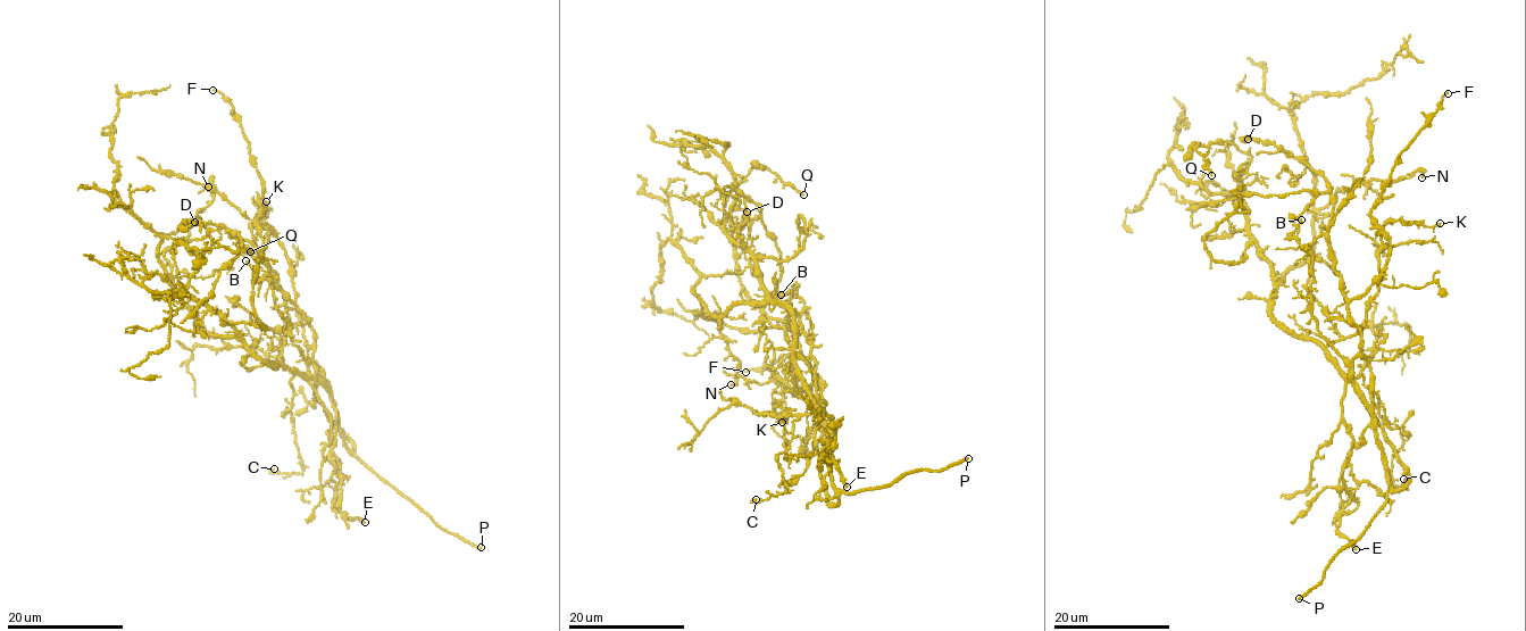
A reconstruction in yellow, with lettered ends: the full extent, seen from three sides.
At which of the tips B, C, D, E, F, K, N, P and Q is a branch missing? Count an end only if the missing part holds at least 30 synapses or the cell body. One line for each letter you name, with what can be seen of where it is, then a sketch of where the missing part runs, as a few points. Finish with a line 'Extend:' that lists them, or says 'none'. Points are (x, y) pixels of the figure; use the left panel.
P: at (481, 547); missing branch runs (481, 547), (519, 586), (547, 594), (547, 602), (557, 609), (556, 619)
Extend: P

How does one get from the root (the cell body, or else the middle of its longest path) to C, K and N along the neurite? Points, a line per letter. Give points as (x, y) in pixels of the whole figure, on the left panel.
C: (275, 368), (280, 362), (306, 373), (290, 381), (292, 406), (284, 412), (292, 414), (302, 471), (274, 468)
K: (275, 368), (282, 363), (290, 321), (277, 276), (260, 259), (252, 233), (268, 209), (266, 201)
N: (275, 368), (236, 337), (209, 334), (174, 282), (165, 252), (213, 199), (211, 179), (208, 187)

